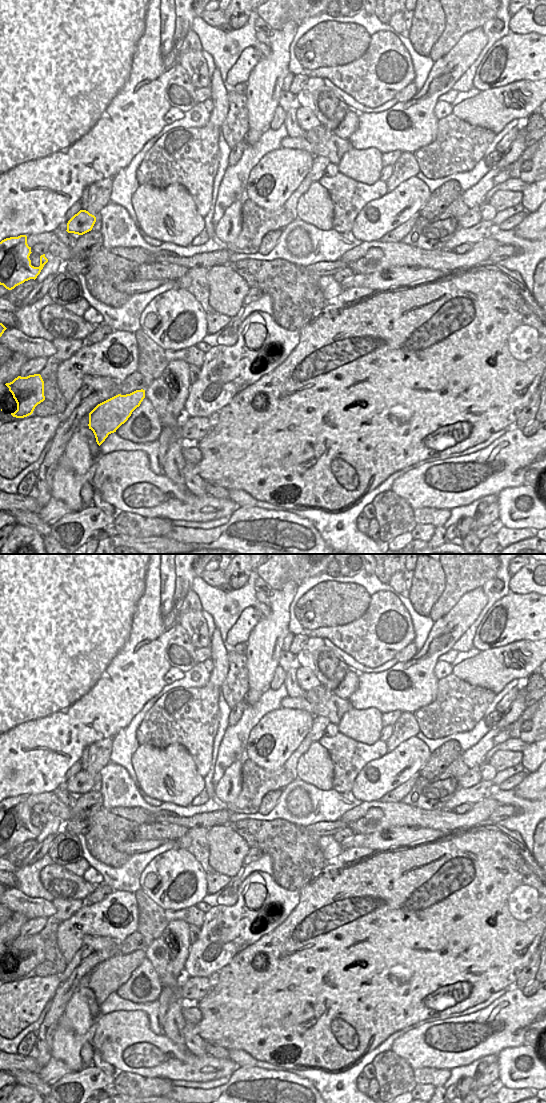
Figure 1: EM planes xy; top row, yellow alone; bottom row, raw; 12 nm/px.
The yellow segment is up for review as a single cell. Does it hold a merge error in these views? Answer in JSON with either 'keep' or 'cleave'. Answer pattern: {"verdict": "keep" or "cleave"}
{"verdict": "cleave"}

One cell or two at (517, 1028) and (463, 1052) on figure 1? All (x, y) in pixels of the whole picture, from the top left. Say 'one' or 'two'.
one

